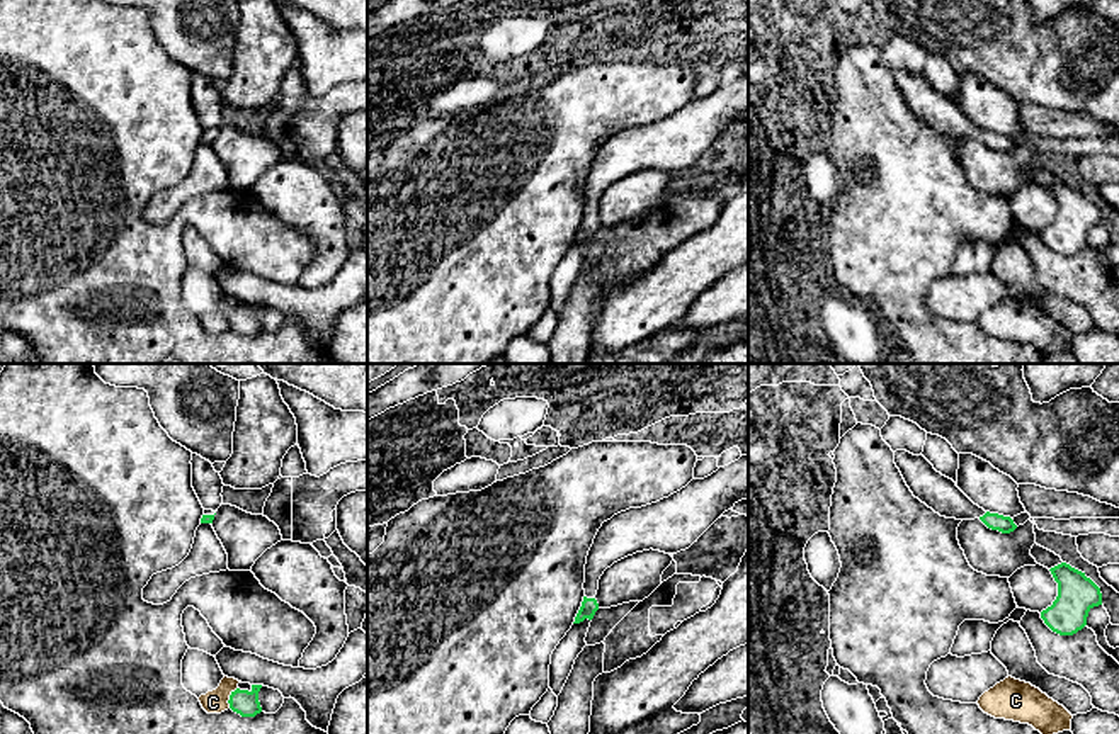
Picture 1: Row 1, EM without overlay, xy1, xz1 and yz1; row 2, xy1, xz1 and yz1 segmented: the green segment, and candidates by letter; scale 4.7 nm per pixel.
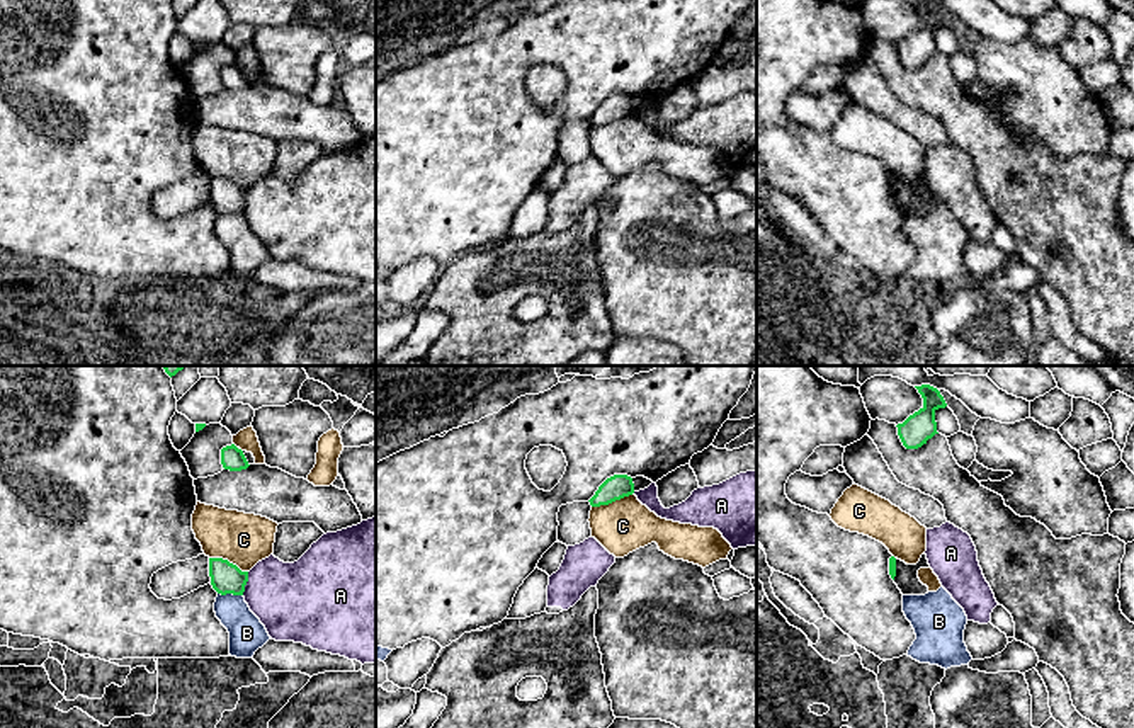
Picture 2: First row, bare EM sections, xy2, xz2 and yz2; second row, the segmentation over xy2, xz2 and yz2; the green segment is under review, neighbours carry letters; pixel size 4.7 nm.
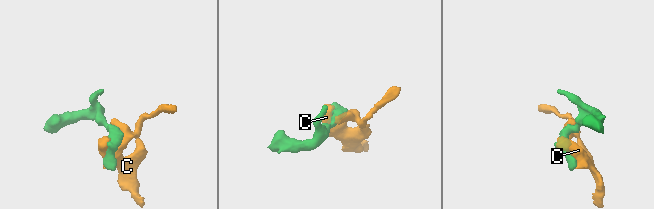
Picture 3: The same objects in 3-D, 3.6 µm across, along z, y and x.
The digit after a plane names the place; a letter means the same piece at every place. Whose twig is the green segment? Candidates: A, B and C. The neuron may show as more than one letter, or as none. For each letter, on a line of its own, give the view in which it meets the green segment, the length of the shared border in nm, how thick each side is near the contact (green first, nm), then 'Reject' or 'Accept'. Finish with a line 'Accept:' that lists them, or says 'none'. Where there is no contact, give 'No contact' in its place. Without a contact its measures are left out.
A: Touches green in xy2. Shared border 120 nm. Thickness 140 nm (green) against 360 nm. Reject
B: Touches green in xy2. Shared border 120 nm. Thickness 140 nm (green) against 170 nm. Reject
C: Touches green in xz2. Shared border 220 nm. Thickness 120 nm (green) against 260 nm. Reject
Accept: none

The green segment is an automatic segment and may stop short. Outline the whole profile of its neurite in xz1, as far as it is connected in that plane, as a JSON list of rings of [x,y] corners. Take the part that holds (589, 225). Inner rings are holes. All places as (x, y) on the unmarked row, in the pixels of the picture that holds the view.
[[[748,75],[704,99],[692,99],[668,117],[604,141],[587,175],[585,216],[573,243],[594,238],[599,199],[614,182],[650,168],[665,173],[685,170],[741,119],[748,119]]]

